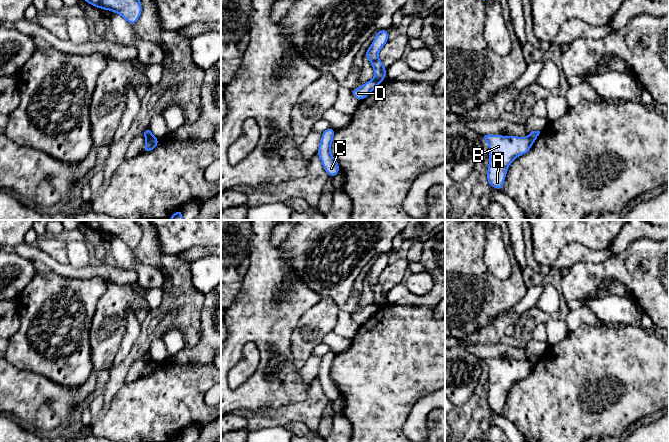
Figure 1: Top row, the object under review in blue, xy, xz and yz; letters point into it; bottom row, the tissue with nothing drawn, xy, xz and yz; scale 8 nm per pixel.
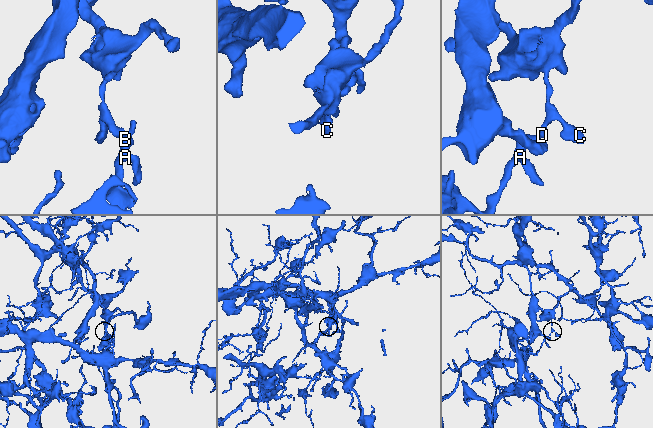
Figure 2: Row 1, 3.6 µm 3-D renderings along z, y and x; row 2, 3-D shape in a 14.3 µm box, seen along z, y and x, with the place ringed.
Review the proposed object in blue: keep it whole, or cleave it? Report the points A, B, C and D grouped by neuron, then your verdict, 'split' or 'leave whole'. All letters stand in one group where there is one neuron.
groups A B / C D; split

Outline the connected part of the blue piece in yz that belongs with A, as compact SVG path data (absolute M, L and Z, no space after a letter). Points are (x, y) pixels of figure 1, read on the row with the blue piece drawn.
M486 133L482 134L481 138L489 145L487 181L493 188L501 190L510 164L515 158L528 153L533 142L529 136L502 136Z

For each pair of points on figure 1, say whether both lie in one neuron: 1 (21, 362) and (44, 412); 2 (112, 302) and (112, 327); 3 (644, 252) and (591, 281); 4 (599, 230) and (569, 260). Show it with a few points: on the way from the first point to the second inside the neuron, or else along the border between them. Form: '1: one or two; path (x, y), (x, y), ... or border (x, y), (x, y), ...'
1: two; border (10, 363), (18, 369), (26, 369), (46, 378)
2: one; path (112, 308), (112, 321)
3: one; path (631, 265), (626, 268), (604, 271)
4: two; border (561, 248), (581, 243), (592, 249), (607, 249)

